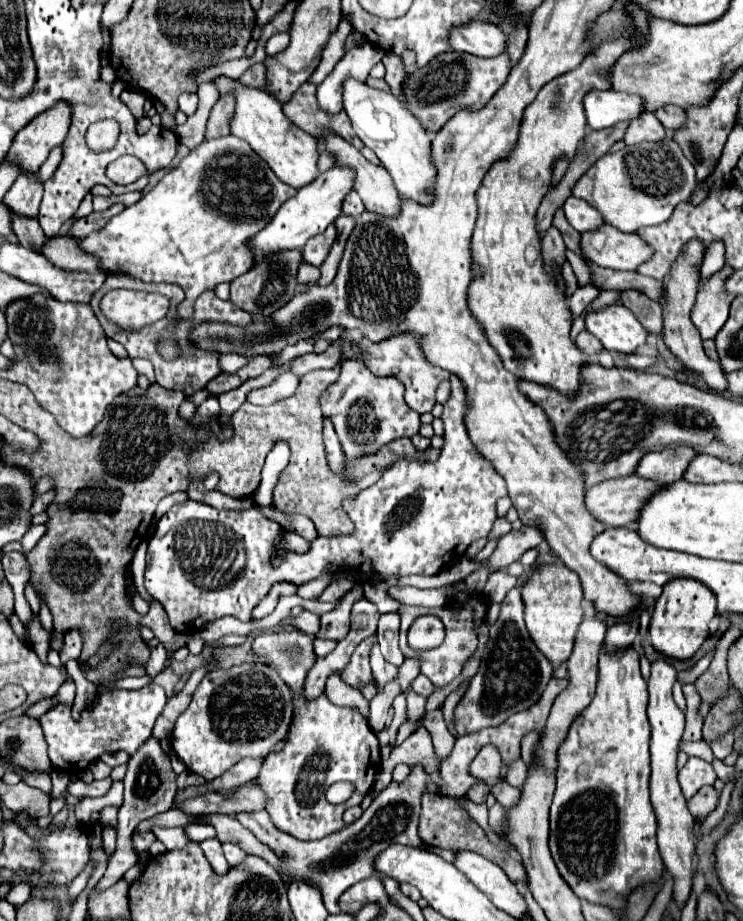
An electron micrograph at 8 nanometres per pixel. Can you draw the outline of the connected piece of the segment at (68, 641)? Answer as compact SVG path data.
M70 630L64 634L64 648L60 652L62 662L66 662L68 658L78 658L80 650L83 648L83 638L78 630Z

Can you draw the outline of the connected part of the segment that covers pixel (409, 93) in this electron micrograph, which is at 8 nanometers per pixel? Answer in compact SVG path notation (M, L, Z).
M504 50L496 58L468 56L464 52L444 52L426 66L416 68L404 76L402 94L406 108L424 124L428 134L436 134L460 108L482 108L510 74L510 54Z

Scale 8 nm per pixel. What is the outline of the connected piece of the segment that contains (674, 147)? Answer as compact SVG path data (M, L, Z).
M664 138L662 142L626 146L620 152L598 158L574 184L572 194L596 208L606 224L622 232L636 232L642 226L654 226L668 220L678 202L690 200L694 188L694 166L682 156L682 150L672 138Z

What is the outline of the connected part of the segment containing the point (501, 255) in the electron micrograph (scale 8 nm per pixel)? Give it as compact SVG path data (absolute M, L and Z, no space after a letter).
M626 6L626 10L636 18L636 26L638 26L636 38L618 38L618 40L606 42L598 48L598 52L594 52L594 56L584 58L584 62L576 70L570 70L570 72L554 78L552 82L548 82L546 88L542 88L538 92L536 100L524 110L520 134L518 134L514 148L510 150L510 156L492 164L490 172L484 176L482 186L478 188L478 194L476 194L478 220L476 220L476 228L474 228L472 244L470 244L474 276L468 286L468 308L470 308L472 316L484 328L484 334L486 334L490 346L498 352L498 356L502 358L502 364L506 366L508 372L512 372L516 378L526 378L526 380L532 380L538 384L546 384L546 386L552 386L566 394L574 394L578 390L580 366L582 366L582 362L588 362L588 356L578 352L578 348L574 348L574 342L570 340L572 316L570 316L570 308L566 306L564 294L558 288L556 278L544 270L542 256L538 256L534 262L528 262L526 250L530 246L540 250L540 240L538 240L538 236L534 236L534 216L536 216L536 210L546 194L546 188L550 186L550 174L552 174L554 162L562 156L572 158L584 138L586 116L584 116L584 108L582 108L582 96L594 88L608 90L610 88L610 84L606 80L608 68L614 64L614 60L618 60L618 56L622 52L626 52L628 48L632 48L636 44L640 34L646 34L646 16L648 14L644 10L640 10L638 6Z

